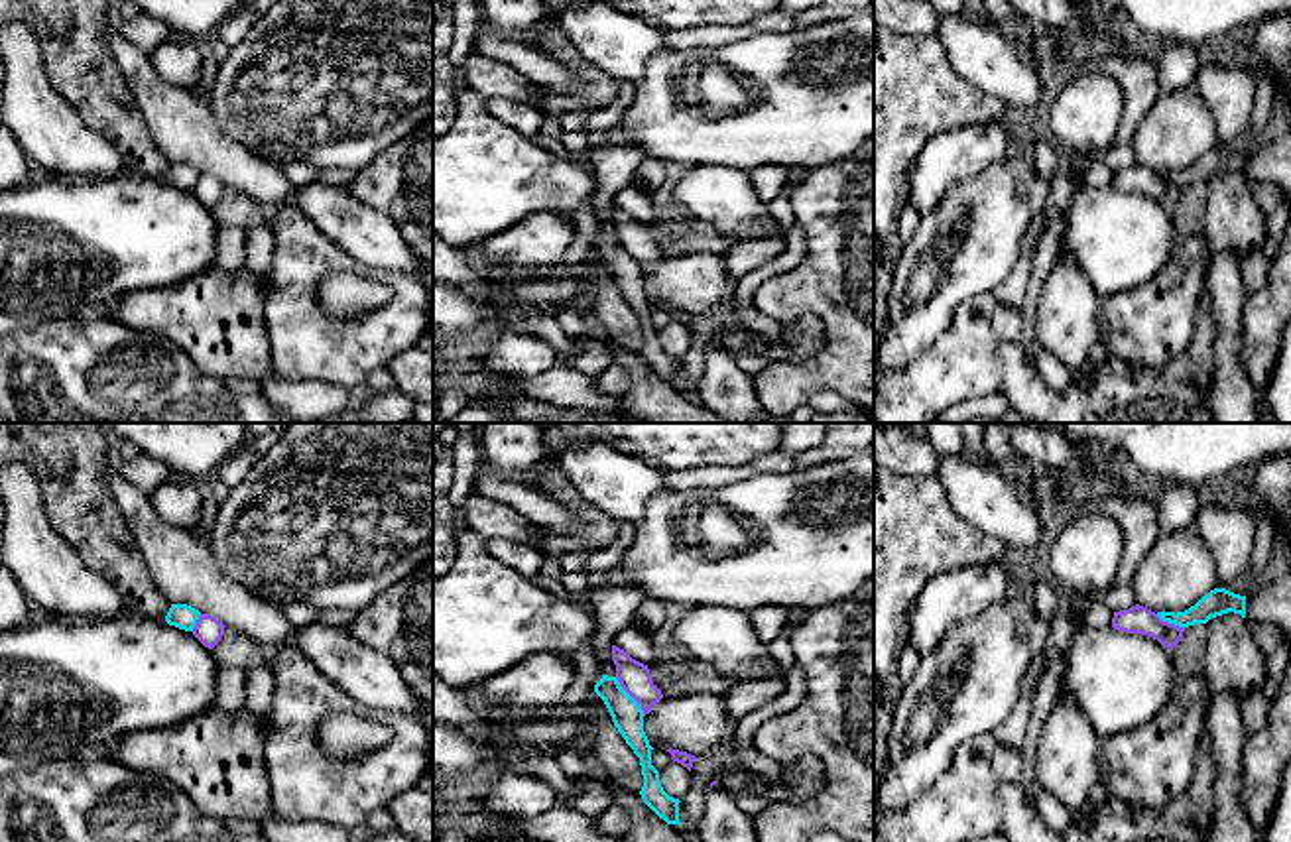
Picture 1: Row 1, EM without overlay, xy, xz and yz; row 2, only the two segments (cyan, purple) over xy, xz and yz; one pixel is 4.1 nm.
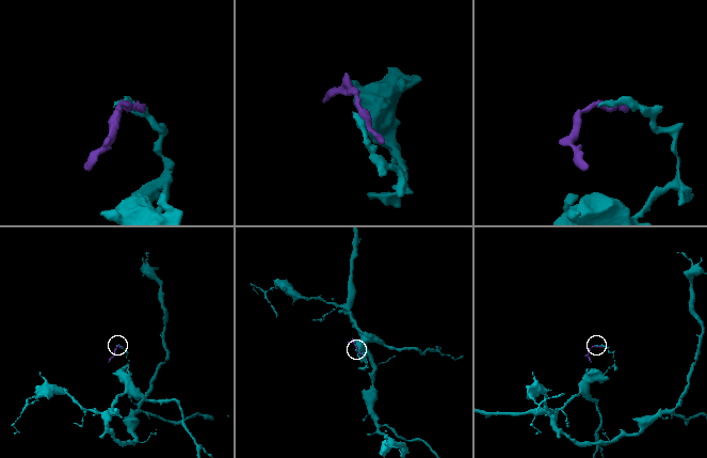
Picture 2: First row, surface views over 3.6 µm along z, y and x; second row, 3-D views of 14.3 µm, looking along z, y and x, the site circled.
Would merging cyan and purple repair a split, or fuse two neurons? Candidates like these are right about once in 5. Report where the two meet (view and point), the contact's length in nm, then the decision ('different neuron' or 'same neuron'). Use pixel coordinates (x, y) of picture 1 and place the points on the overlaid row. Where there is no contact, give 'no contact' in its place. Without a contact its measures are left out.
xz (630, 697) | 200 nm | different neuron

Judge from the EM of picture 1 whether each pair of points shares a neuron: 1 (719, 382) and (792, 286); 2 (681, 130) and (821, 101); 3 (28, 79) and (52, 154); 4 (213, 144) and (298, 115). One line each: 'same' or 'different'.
1: different
2: same
3: same
4: different

